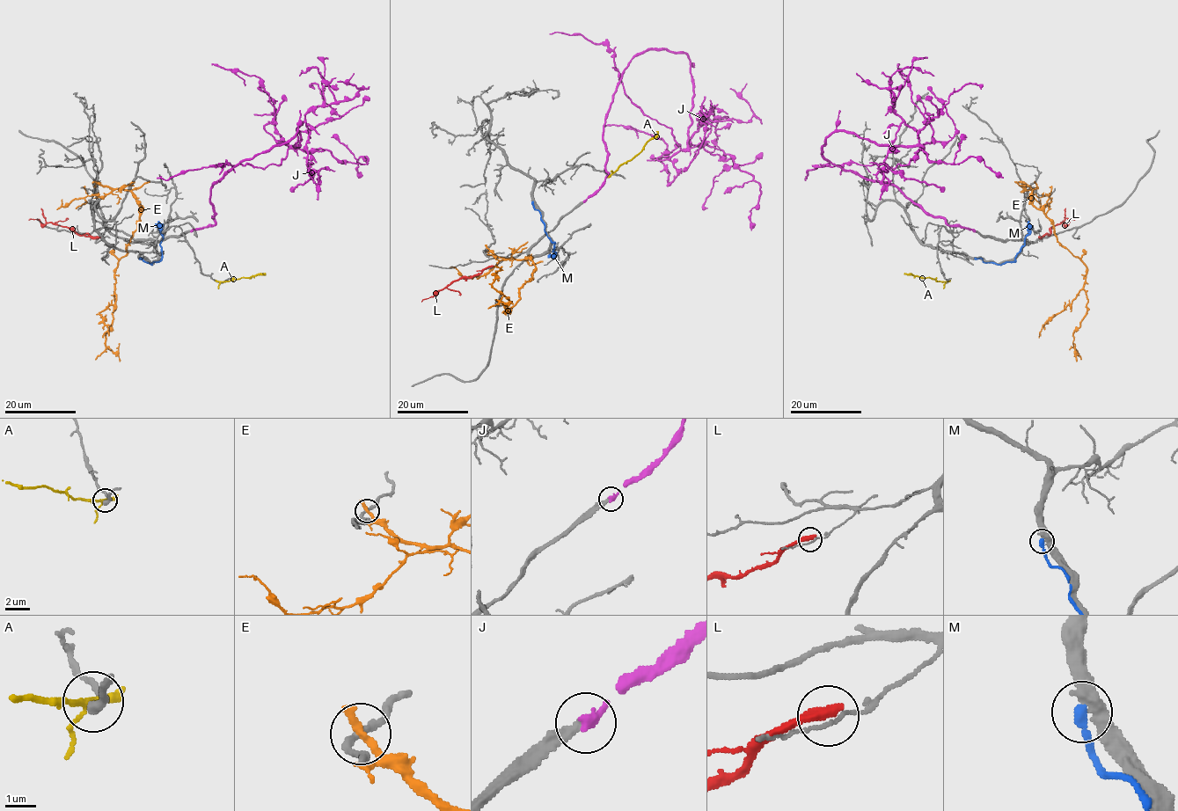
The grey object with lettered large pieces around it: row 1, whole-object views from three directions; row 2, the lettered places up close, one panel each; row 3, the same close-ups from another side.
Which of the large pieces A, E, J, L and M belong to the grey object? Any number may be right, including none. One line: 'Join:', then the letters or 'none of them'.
Join: none of them

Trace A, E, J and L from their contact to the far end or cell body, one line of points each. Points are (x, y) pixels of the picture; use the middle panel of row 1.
A: (610, 174), (634, 157), (657, 131)
E: (486, 248), (534, 264), (508, 315), (498, 300), (511, 301)
J: (584, 201), (630, 62), (691, 62), (682, 149), (606, 45), (549, 33)
L: (491, 266), (486, 266), (480, 273), (454, 280), (421, 302)

